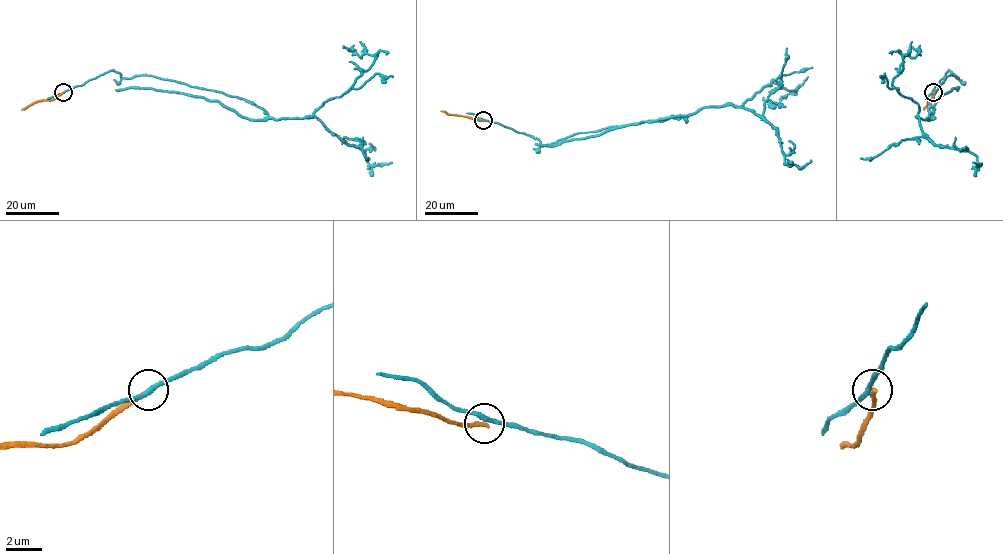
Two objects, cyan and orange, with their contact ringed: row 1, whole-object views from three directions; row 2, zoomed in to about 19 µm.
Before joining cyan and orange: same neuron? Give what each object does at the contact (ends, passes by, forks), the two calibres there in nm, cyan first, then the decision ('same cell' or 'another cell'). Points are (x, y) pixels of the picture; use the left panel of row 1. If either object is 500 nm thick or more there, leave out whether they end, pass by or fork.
cyan passes by; orange ends; calibres 240 and 240 nm; another cell

